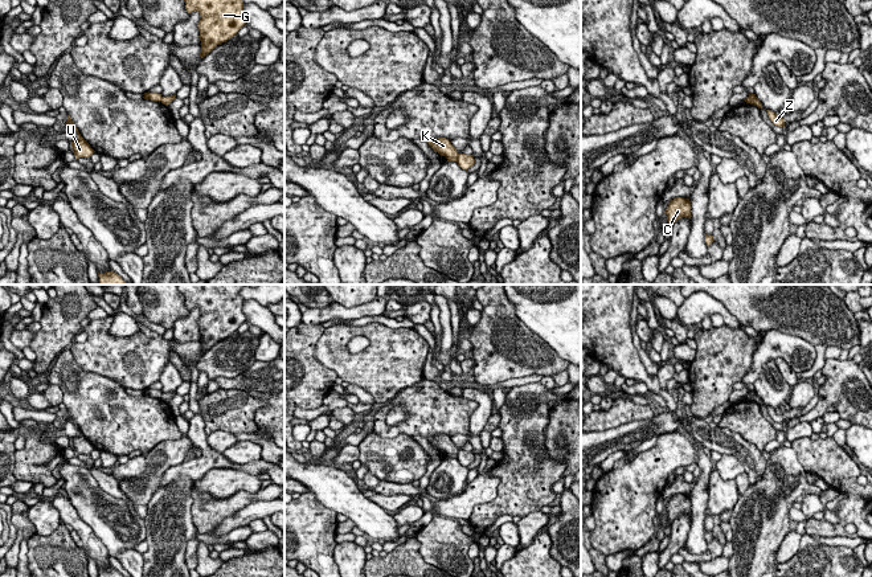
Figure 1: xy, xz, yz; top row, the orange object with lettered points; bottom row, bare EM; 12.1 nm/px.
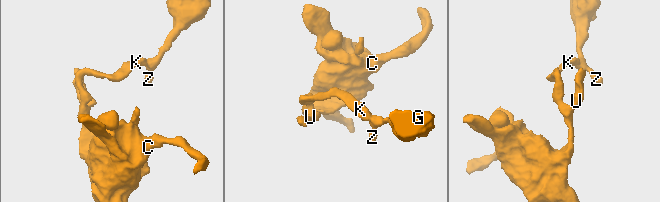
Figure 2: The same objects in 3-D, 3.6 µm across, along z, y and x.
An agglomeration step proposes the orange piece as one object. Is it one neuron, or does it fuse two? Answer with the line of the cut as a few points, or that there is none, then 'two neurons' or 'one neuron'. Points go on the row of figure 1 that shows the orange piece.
cut in xz along (459, 154), (455, 160); two neurons

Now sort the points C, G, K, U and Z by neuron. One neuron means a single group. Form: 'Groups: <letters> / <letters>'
Groups: C K U / G Z

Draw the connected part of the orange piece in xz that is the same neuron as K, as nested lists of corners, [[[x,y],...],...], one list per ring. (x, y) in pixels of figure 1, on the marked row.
[[[438,138],[435,140],[427,140],[427,144],[437,151],[441,156],[445,156],[447,161],[458,160],[458,151],[446,138]]]

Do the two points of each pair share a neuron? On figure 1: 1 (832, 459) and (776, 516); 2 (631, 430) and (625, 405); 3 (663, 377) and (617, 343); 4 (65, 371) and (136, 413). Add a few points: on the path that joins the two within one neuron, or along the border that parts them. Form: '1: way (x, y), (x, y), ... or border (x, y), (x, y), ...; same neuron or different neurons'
1: border (790, 446), (806, 471); different neurons
2: border (654, 414), (646, 420), (633, 420), (598, 430); different neurons
3: border (656, 375), (660, 387), (666, 391); different neurons
4: way (82, 388), (107, 413), (119, 413); same neuron

